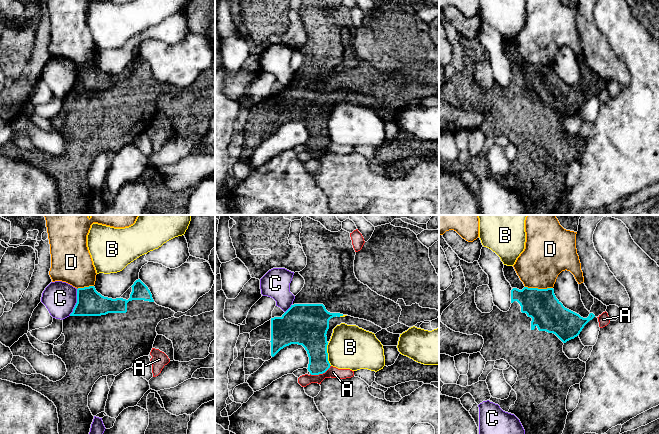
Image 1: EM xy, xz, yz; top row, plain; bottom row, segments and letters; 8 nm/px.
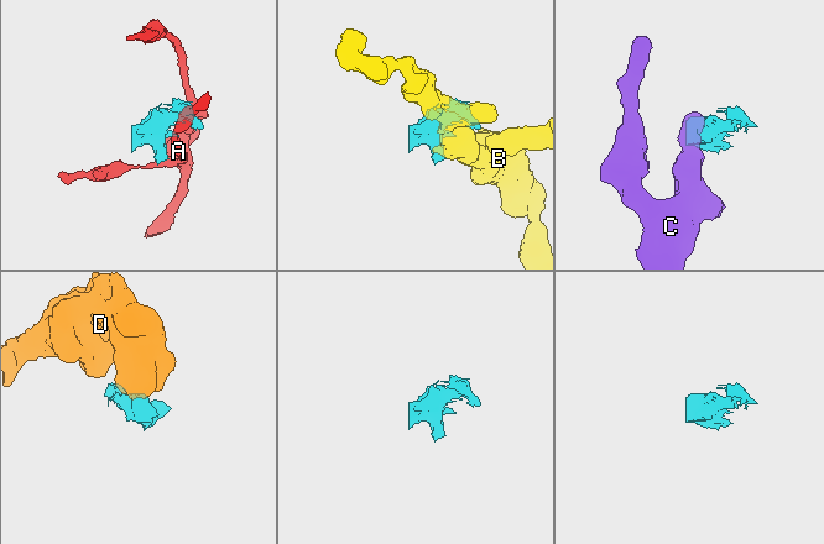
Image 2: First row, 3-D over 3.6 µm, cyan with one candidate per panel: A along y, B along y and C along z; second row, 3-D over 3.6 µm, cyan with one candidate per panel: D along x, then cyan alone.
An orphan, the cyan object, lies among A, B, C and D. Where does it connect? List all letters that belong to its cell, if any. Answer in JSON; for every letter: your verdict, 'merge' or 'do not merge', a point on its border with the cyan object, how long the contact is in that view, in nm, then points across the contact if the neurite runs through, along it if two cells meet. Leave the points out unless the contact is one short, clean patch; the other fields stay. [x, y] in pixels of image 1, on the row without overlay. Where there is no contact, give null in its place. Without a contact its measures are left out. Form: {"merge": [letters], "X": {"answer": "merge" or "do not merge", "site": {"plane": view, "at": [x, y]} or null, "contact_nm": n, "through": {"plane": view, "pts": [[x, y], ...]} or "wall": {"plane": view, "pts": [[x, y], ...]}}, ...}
{"merge": [], "A": {"answer": "do not merge", "site": {"plane": "xz", "at": [320, 149]}, "contact_nm": 180, "wall": {"plane": "xz", "pts": [[330, 141], [322, 149], [310, 150]]}}, "B": {"answer": "do not merge", "site": {"plane": "xz", "at": [327, 130]}, "contact_nm": 190}, "C": {"answer": "do not merge", "site": {"plane": "xy", "at": [77, 78]}, "contact_nm": 220, "wall": {"plane": "xy", "pts": [[77, 65], [77, 78], [69, 91]]}}, "D": {"answer": "do not merge", "site": {"plane": "yz", "at": [539, 65]}, "contact_nm": 220}}

